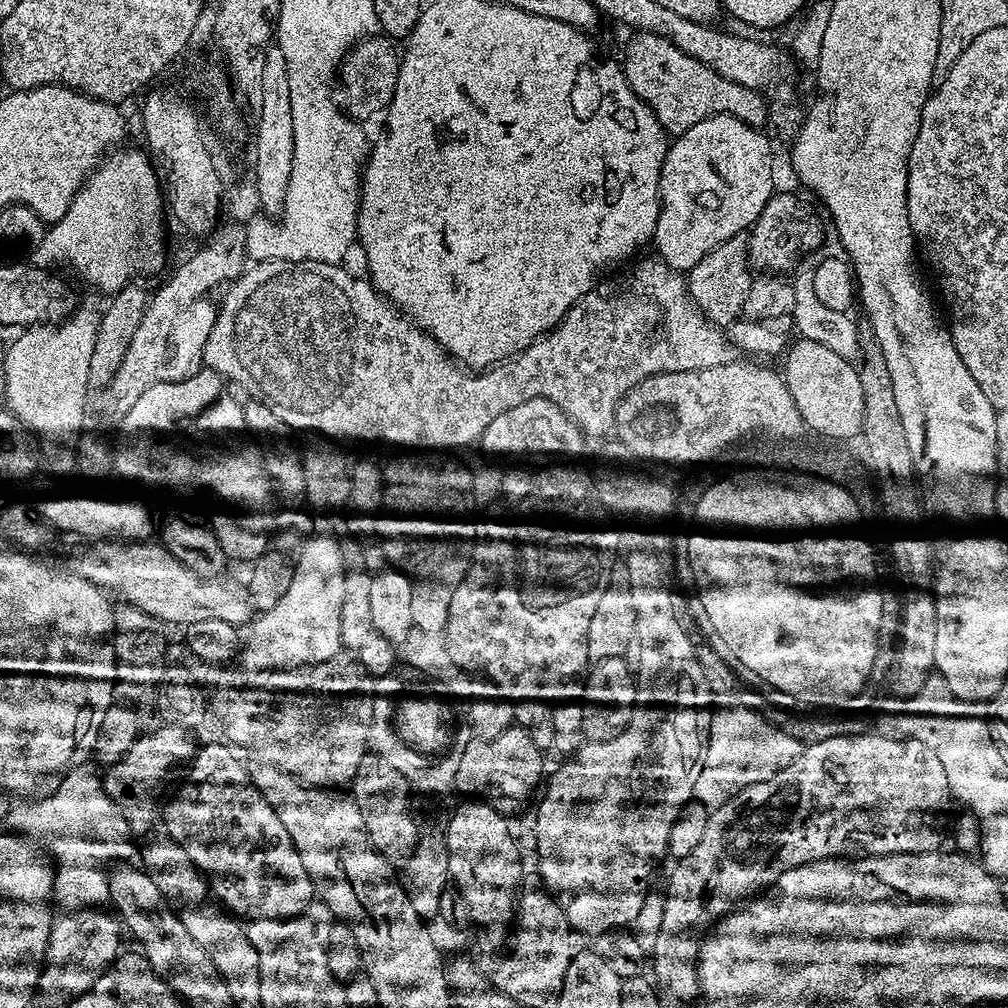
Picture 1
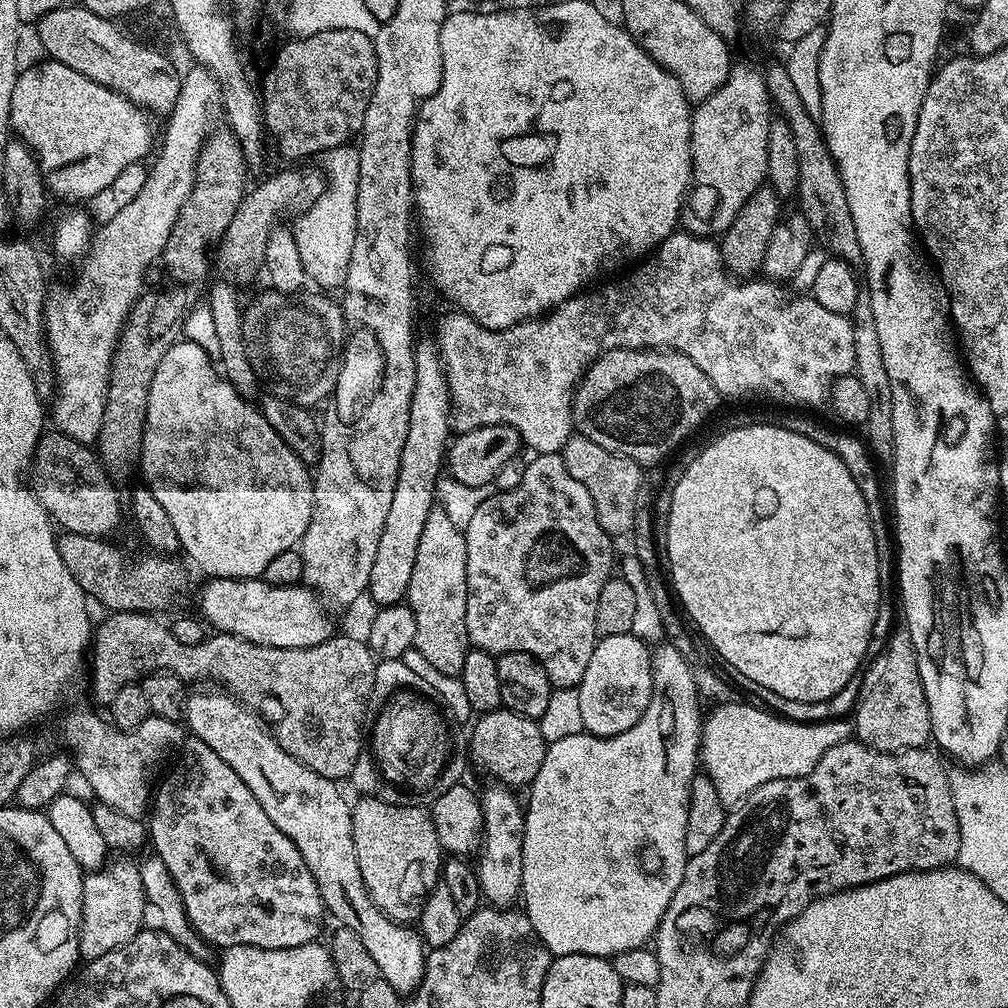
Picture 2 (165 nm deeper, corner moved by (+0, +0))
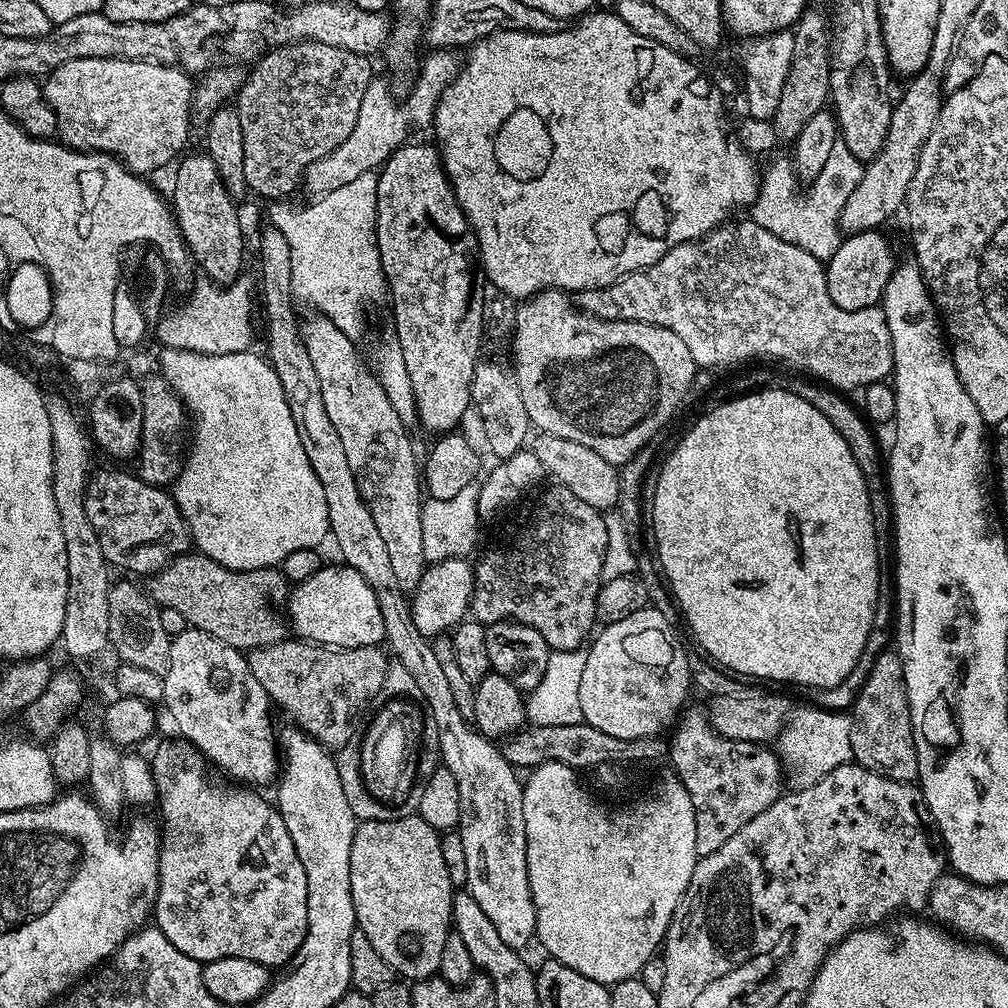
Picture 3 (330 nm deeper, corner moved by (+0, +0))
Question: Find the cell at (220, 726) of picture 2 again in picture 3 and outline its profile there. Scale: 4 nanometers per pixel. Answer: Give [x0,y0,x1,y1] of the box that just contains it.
[163,626,282,786]

